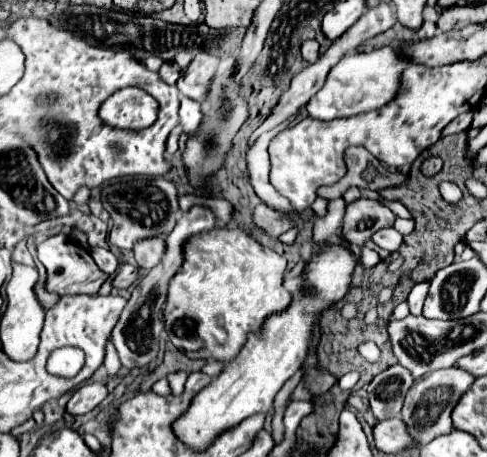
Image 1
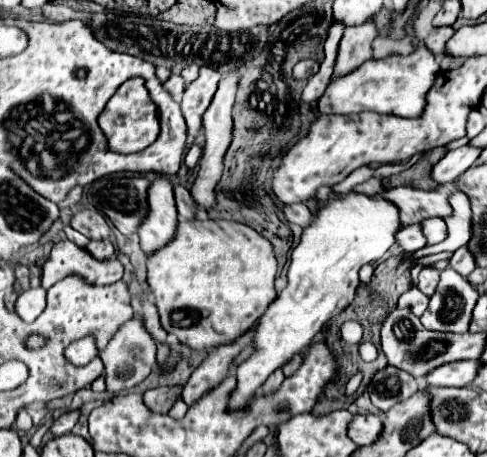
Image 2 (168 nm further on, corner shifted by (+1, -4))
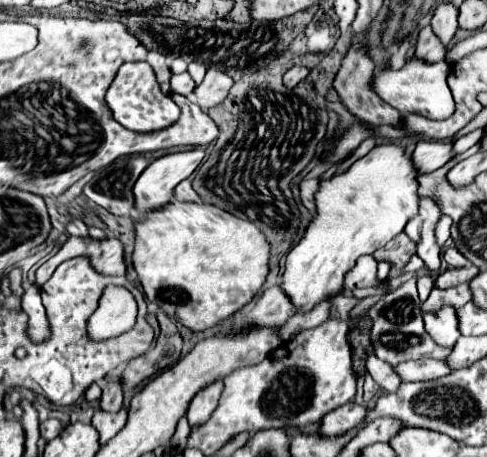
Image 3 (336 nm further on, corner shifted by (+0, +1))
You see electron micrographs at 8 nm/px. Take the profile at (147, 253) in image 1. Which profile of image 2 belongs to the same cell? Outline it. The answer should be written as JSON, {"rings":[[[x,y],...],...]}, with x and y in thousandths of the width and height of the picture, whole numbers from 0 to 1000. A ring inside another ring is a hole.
{"rings":[[[324,383],[304,414],[304,470],[283,497],[287,532],[300,554],[337,540],[361,514],[361,444],[353,396],[345,383]]]}

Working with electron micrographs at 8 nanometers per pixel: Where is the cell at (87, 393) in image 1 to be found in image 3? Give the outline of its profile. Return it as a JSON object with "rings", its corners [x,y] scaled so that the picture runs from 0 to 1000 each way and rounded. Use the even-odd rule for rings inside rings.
{"rings":[[[105,915],[105,919],[84,923],[84,954],[88,954],[92,963],[113,958],[125,941],[129,941],[129,928],[125,928],[125,919],[117,919],[117,915]]]}

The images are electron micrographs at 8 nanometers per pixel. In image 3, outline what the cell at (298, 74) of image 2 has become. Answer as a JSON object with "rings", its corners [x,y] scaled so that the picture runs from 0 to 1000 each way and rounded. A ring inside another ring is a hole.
{"rings":[[[602,144],[598,153],[589,153],[589,162],[585,162],[585,171],[581,171],[581,184],[589,188],[589,193],[602,193],[610,179],[618,179],[626,166],[634,162],[634,149],[626,149],[626,144]]]}

